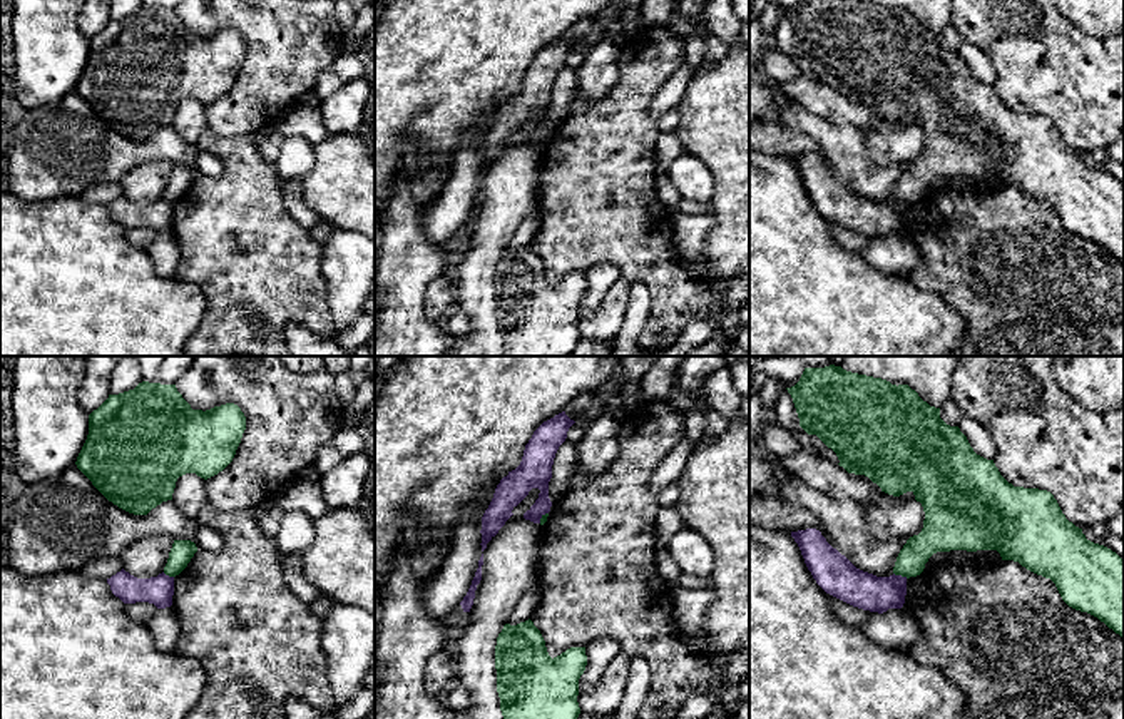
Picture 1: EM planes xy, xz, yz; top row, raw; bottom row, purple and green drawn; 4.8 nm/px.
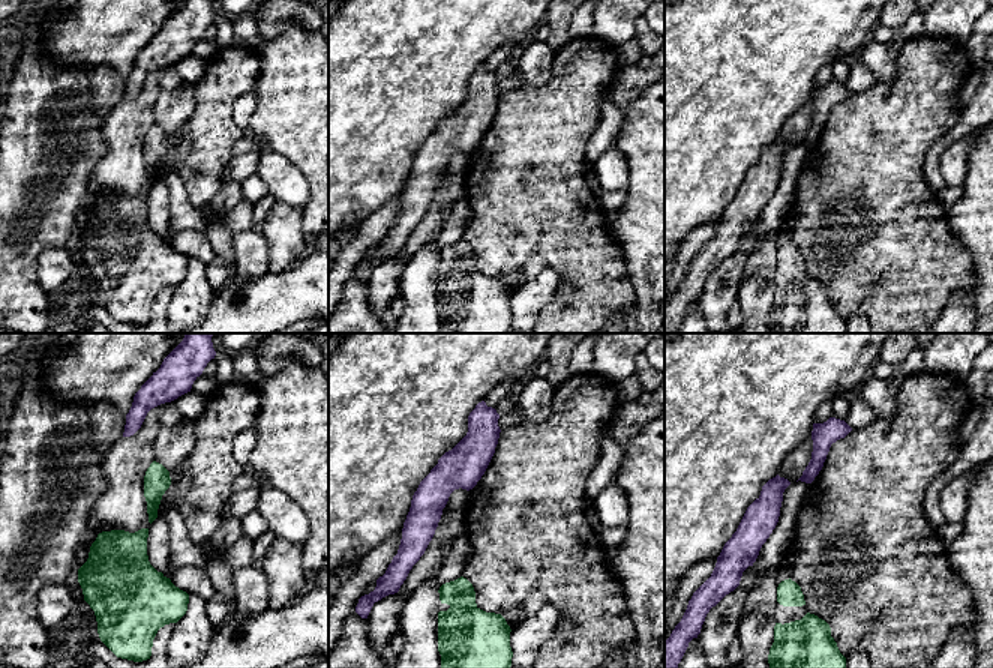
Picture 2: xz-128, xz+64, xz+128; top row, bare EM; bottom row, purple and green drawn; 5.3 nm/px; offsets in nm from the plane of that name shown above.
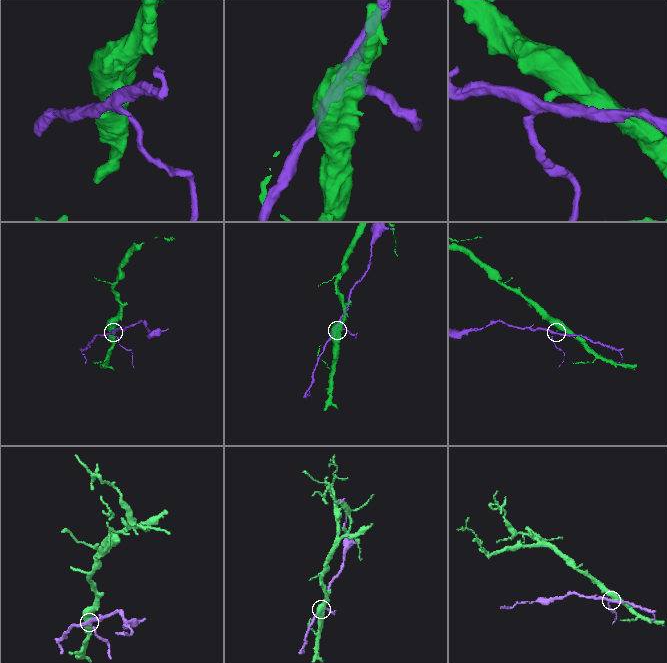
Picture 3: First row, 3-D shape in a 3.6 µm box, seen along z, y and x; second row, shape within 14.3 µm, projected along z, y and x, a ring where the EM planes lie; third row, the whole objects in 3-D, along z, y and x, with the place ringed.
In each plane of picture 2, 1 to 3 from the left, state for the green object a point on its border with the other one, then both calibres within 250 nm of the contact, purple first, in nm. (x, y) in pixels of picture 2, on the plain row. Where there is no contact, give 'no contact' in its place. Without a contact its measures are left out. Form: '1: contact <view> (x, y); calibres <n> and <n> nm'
1: no contact
2: no contact
3: no contact

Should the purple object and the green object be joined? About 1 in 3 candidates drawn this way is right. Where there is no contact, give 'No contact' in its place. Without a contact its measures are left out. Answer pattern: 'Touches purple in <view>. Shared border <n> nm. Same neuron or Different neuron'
Touches purple in yz. Shared border 80 nm. Different neuron

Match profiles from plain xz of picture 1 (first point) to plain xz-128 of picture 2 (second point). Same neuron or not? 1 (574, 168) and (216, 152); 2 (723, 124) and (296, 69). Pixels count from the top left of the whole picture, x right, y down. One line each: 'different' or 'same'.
1: same
2: same

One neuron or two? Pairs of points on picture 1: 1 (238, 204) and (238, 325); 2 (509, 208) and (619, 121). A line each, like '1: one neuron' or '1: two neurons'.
1: one neuron
2: two neurons

